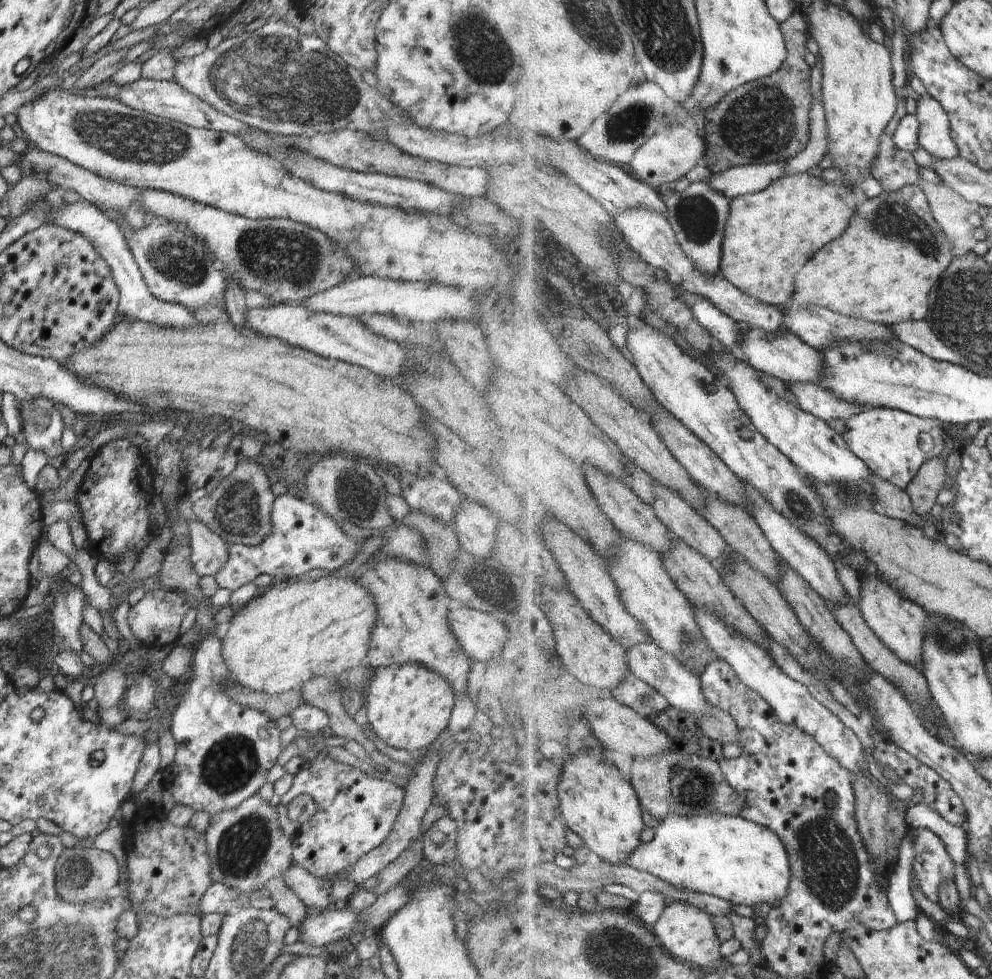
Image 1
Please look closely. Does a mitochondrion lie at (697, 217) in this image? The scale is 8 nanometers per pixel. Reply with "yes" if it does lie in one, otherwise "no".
yes

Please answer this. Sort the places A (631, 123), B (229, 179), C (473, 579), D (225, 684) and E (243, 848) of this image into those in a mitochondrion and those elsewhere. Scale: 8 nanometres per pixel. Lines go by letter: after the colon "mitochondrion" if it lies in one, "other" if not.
A: mitochondrion
B: other
C: mitochondrion
D: other
E: mitochondrion

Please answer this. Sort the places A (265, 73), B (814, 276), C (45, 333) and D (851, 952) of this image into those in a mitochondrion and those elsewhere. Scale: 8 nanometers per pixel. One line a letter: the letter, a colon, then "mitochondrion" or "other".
A: mitochondrion
B: other
C: other
D: other

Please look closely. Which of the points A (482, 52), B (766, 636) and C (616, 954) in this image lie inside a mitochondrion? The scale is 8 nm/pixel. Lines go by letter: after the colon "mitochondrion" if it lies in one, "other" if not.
A: mitochondrion
B: other
C: mitochondrion

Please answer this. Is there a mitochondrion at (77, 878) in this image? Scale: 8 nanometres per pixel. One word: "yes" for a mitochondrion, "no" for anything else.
yes

